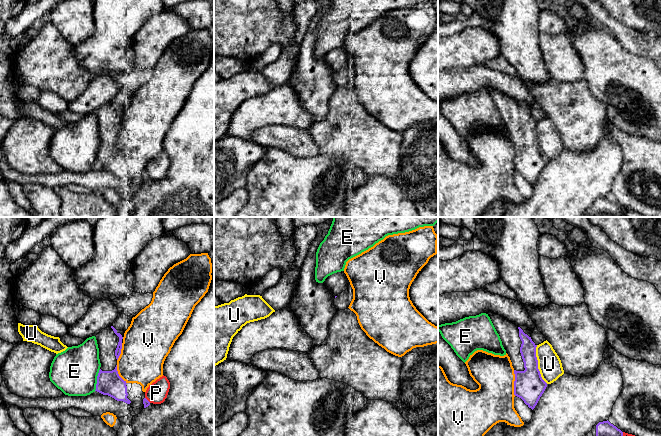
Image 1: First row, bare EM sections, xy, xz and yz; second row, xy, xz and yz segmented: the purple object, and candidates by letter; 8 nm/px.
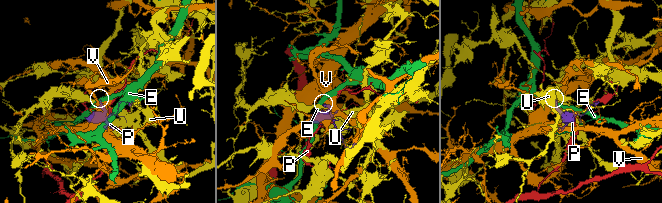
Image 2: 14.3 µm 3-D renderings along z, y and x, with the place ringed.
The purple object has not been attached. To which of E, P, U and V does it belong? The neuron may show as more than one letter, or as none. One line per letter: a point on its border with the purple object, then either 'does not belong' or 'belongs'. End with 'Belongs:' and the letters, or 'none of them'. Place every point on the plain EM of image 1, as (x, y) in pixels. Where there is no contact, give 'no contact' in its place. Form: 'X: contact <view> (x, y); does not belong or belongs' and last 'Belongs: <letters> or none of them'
E: contact xy (97, 156); does not belong
P: contact yz (623, 212); does not belong
U: contact yz (537, 140); does not belong
V: contact yz (514, 159); does not belong
Belongs: none of them

